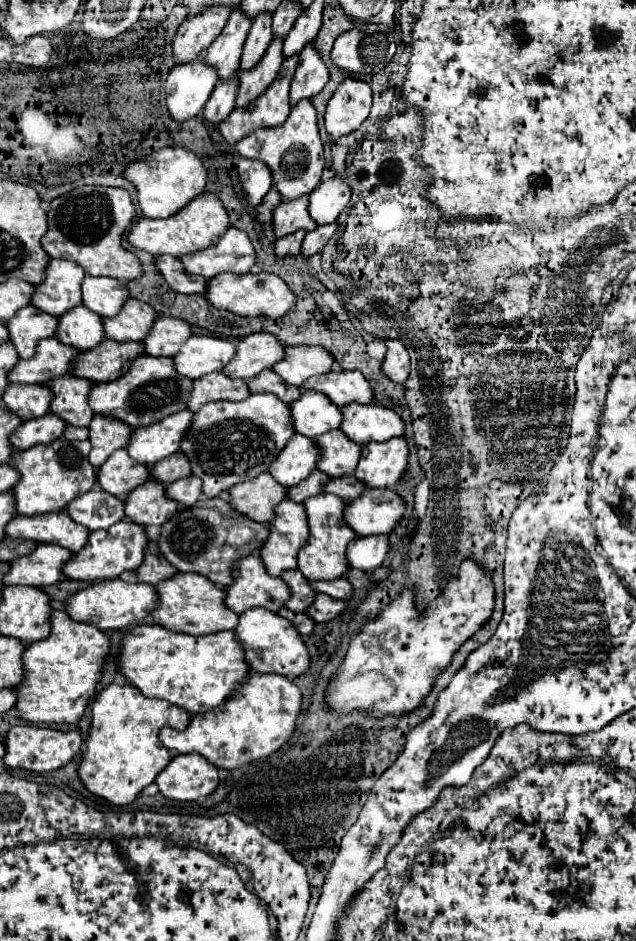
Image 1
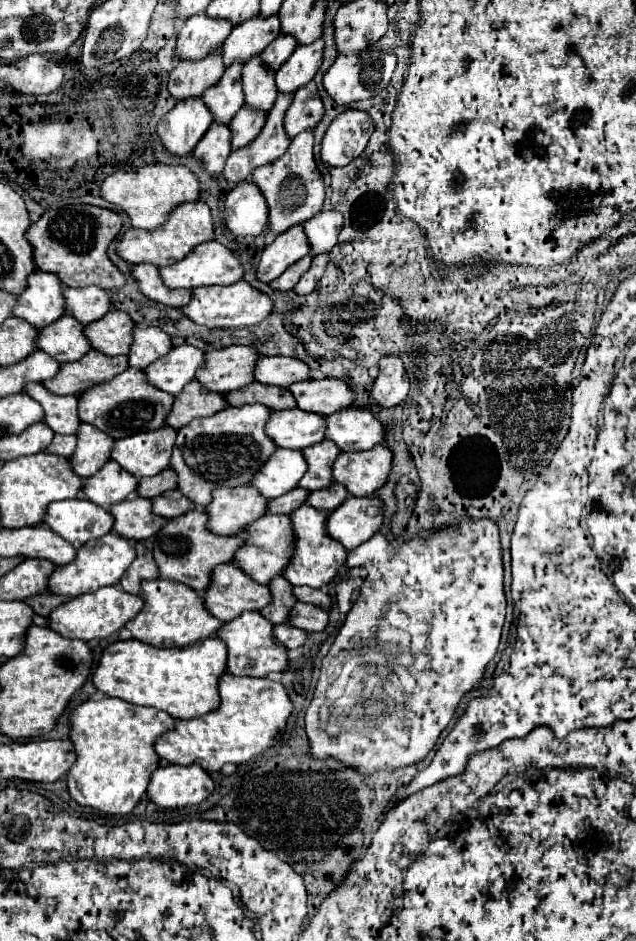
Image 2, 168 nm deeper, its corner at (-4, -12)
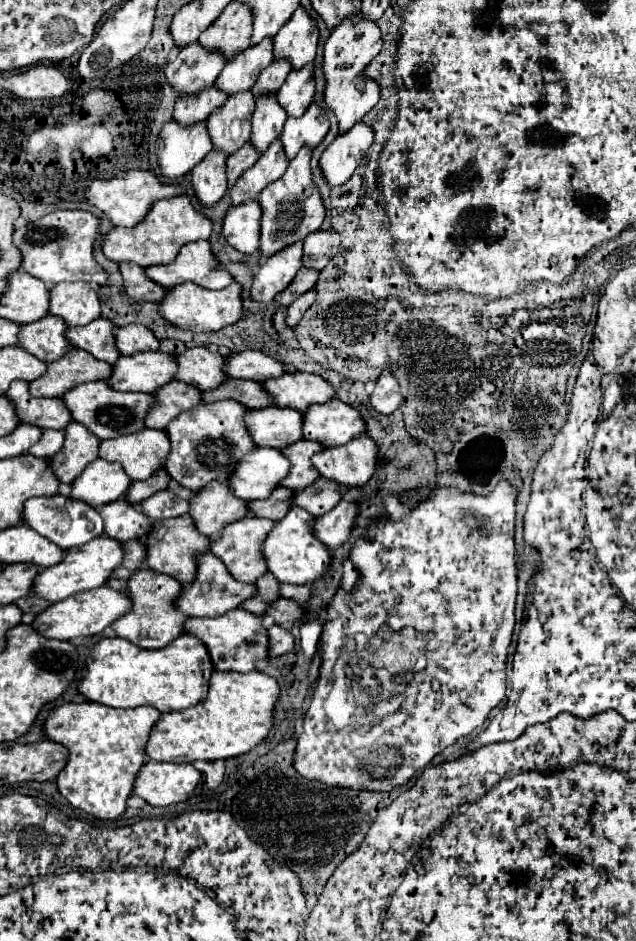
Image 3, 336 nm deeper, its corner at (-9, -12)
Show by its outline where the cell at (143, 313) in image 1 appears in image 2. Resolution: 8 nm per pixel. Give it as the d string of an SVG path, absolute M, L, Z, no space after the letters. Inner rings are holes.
M111 310L105 318L91 322L85 328L91 346L107 356L129 354L131 348L131 330L135 330L135 322L129 314L121 310Z

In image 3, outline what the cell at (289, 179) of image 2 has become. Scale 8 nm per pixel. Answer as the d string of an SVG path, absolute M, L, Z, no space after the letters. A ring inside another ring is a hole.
M310 148L298 152L298 156L290 162L286 174L272 182L262 190L258 204L262 206L262 222L260 222L260 254L264 258L274 256L276 252L292 246L298 240L304 240L308 234L320 230L324 222L324 204L310 176Z

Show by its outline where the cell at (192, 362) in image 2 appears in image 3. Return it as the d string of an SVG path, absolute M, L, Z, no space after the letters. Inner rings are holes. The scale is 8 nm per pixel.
M140 352L120 356L112 364L108 384L114 390L126 392L154 392L176 376L176 360L162 352Z

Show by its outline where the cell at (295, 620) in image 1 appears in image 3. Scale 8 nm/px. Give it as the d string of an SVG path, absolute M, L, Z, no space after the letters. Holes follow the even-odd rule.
M270 626L268 628L268 650L270 650L270 658L274 656L282 656L292 652L294 648L294 636L282 628L282 626Z

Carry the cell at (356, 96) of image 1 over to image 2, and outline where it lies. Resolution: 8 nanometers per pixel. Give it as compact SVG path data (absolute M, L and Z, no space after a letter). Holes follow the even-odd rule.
M347 108L327 128L321 144L321 160L327 166L345 166L355 160L373 134L373 118L365 110Z

